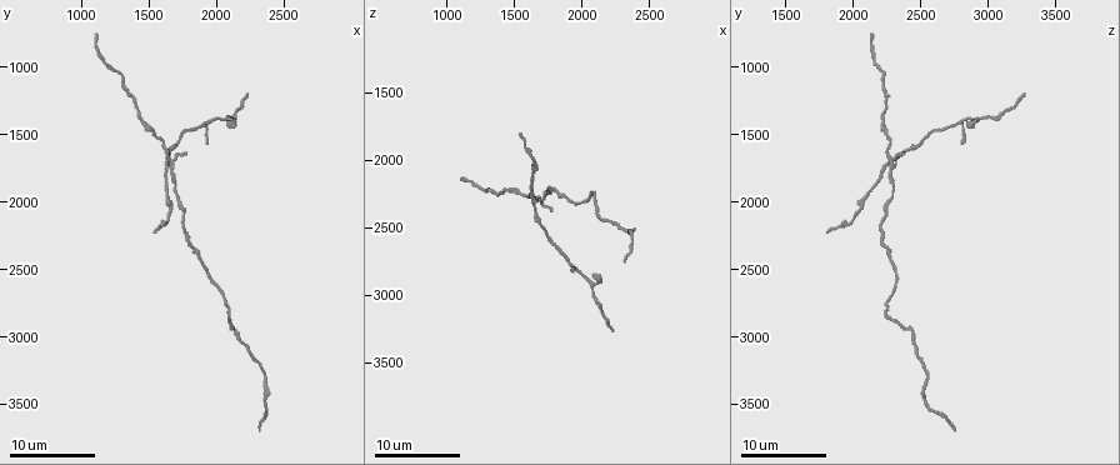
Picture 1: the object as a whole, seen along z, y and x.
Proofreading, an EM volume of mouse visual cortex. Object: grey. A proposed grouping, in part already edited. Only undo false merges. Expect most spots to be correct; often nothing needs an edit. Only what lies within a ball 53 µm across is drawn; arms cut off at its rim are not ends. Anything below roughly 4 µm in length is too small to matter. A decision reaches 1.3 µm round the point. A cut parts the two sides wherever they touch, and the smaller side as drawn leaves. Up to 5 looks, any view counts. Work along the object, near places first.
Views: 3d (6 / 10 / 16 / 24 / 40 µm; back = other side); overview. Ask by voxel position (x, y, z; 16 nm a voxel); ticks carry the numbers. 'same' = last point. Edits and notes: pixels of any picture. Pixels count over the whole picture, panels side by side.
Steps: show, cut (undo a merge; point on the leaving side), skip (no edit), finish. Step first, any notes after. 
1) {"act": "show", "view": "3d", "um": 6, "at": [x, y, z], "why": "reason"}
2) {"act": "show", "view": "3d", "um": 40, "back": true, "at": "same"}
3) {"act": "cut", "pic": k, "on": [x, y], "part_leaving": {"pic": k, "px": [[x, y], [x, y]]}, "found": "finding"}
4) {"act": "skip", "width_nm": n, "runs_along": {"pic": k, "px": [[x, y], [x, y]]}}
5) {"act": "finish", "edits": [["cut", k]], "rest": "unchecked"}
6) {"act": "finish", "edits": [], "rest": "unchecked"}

{"act": "show", "view": "3d", "um": 16, "at": [1440, 1360, 2200]}

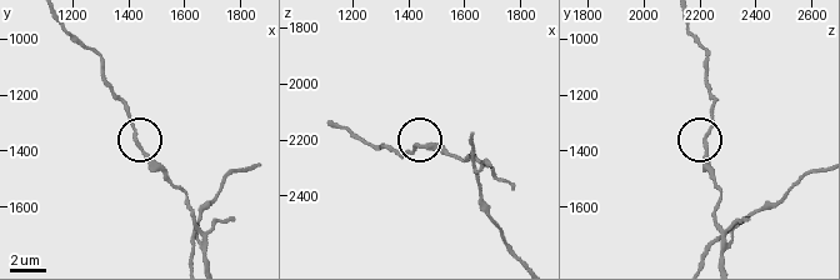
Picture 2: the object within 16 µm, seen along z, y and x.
{"act": "show", "view": "3d", "um": 16, "back": true, "at": [1440, 1390, 2230]}

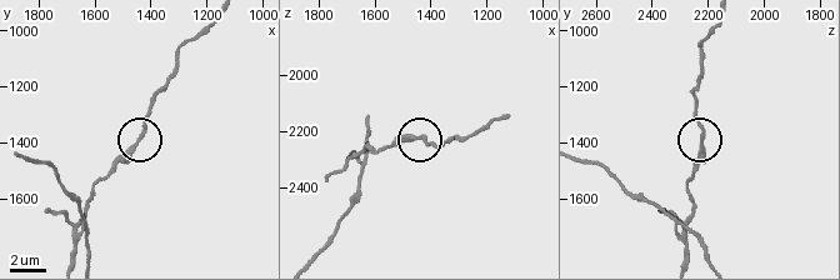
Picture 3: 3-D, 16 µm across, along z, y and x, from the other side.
{"act": "skip", "width_nm": 230, "runs_along": {"pic": 3, "px": [[74, 258], [75, 223], [93, 186], [143, 133], [150, 99]]}, "found": "all the same neuron"}

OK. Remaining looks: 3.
{"act": "show", "view": "3d", "um": 6, "at": [1780, 2260, 2220]}

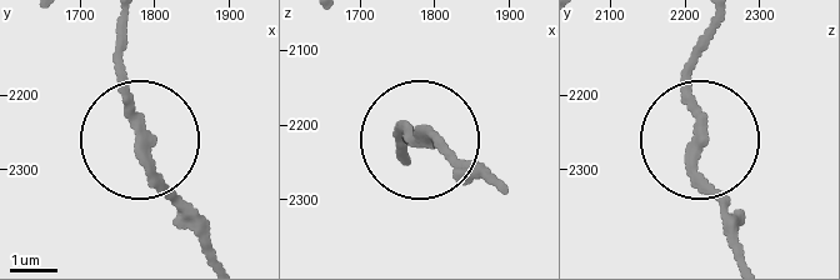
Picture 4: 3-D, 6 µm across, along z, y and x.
{"act": "skip", "runs_along": {"pic": 4, "px": [[134, 133], [121, 38]]}, "found": "all the same neuron"}

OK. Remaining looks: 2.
{"act": "show", "view": "3d", "um": 10, "at": [2360, 3320, 2560], "why": "thick turns thin"}

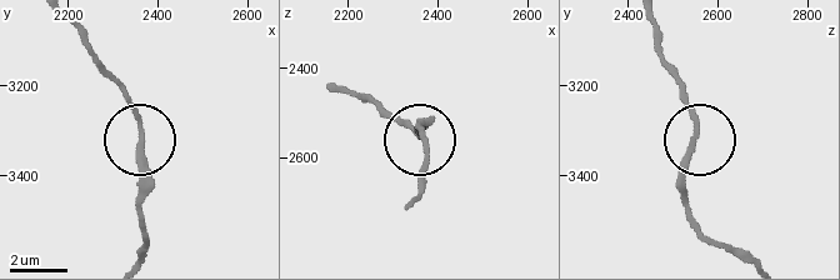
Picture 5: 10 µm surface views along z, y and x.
{"act": "show", "view": "3d", "um": 10, "back": true, "at": [2365, 3325, 2550], "why": "from behind"}

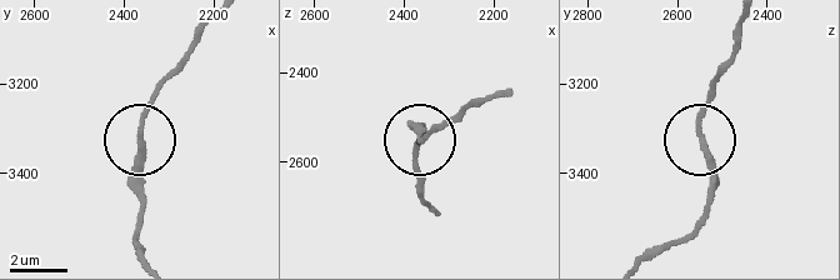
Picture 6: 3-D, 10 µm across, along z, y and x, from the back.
{"act": "skip", "runs_along": {"pic": 6, "px": [[743, 21], [703, 115], [709, 213]]}, "found": "continuous, no second neuron"}

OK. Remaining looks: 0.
{"act": "finish", "edits": [], "rest": "unchecked"}

